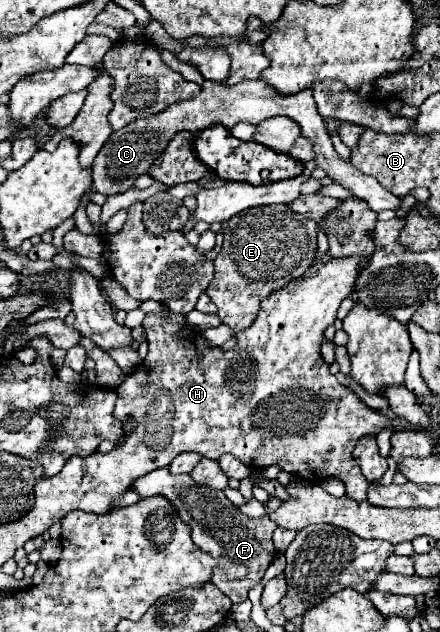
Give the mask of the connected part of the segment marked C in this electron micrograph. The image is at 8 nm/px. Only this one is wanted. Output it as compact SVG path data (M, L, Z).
M206 80L202 84L200 98L180 100L180 102L172 104L172 108L166 108L164 112L160 112L160 116L138 118L138 120L126 124L124 128L120 128L118 132L112 132L112 136L108 138L108 142L104 144L104 148L98 152L98 156L94 160L94 170L92 170L94 190L100 194L106 194L106 196L126 192L140 174L148 172L148 168L152 166L152 160L156 160L156 156L160 156L160 152L164 152L164 148L168 146L168 140L172 140L172 136L176 136L176 132L182 132L182 130L200 132L204 128L210 128L212 124L222 124L226 128L232 128L238 122L260 124L262 120L272 118L272 116L286 116L286 118L292 118L294 122L298 122L302 134L314 142L318 166L328 172L330 180L350 188L354 198L366 200L374 212L398 210L402 206L402 198L394 196L384 186L380 186L372 176L366 176L364 172L360 172L358 168L354 168L350 162L342 160L336 154L332 140L326 132L324 120L316 110L312 88L306 88L306 90L300 90L296 94L288 96L288 94L280 94L276 88L270 88L270 84L266 84L262 80L252 80L252 82L248 80L248 82L240 82L236 86L224 86L224 84Z

